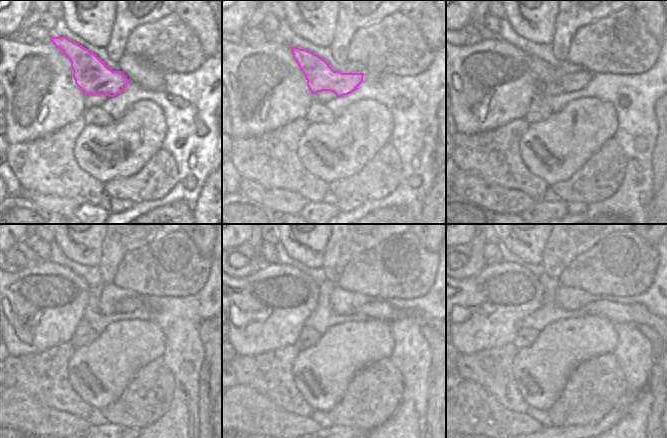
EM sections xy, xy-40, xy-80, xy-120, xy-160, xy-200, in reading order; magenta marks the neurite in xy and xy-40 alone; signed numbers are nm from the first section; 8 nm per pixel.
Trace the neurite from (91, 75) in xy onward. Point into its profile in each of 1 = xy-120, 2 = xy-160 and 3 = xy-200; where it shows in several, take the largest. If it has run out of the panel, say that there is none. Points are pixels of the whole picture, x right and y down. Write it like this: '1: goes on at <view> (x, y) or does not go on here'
1: goes on at xy-120 (130, 304)
2: goes on at xy-160 (381, 310)
3: goes on at xy-200 (638, 314)

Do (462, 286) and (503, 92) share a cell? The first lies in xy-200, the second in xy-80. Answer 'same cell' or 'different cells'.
same cell

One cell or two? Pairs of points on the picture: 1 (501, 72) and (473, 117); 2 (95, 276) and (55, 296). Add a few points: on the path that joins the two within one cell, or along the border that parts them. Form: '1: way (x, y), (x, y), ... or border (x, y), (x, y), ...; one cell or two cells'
1: way (487, 81), (479, 82), (479, 98), (476, 103); one cell
2: border (67, 267), (78, 274), (90, 289); two cells

